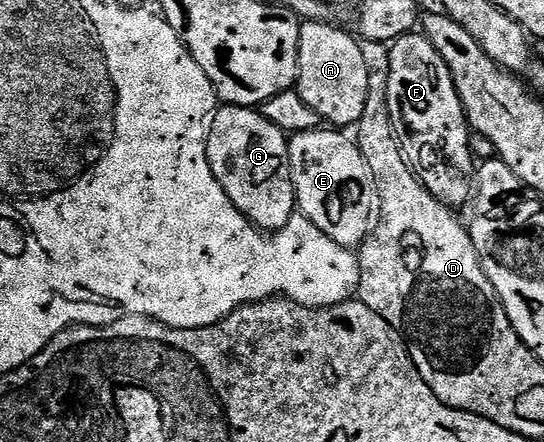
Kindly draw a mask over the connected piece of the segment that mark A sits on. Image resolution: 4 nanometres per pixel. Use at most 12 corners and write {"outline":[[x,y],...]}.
{"outline":[[299,29],[301,101],[354,128],[373,72],[354,34]]}

